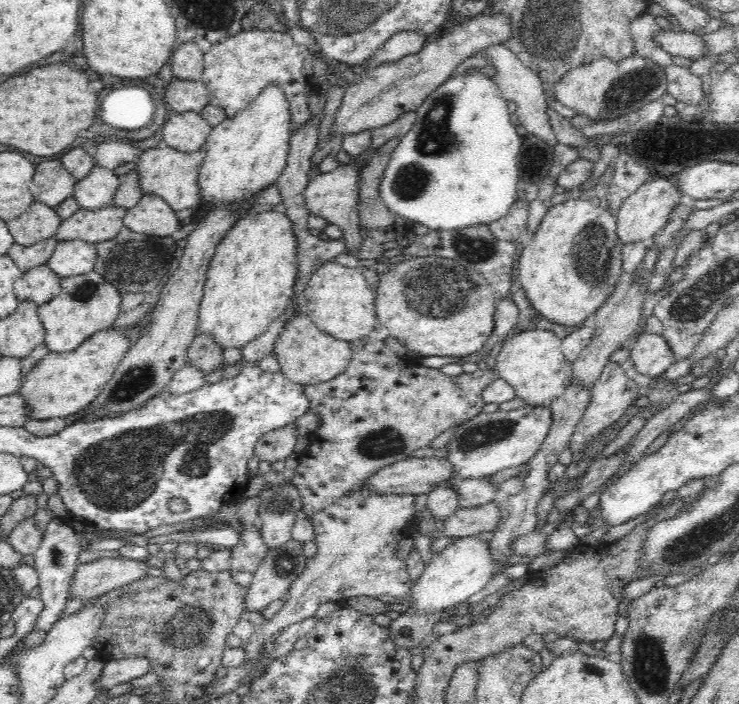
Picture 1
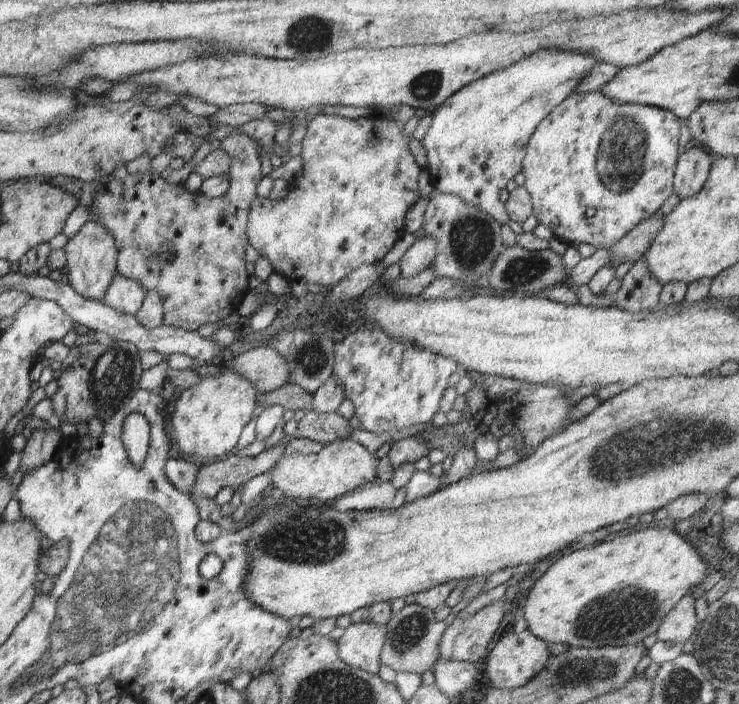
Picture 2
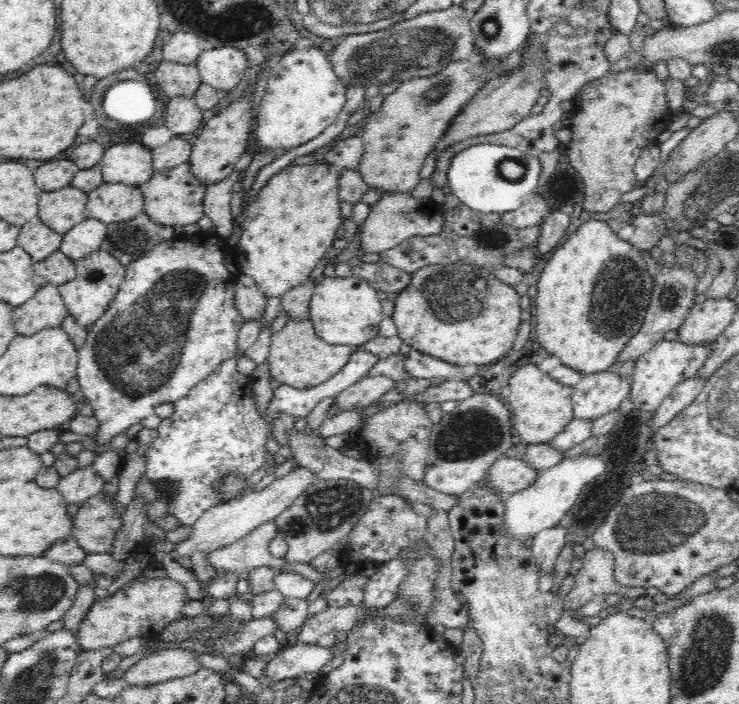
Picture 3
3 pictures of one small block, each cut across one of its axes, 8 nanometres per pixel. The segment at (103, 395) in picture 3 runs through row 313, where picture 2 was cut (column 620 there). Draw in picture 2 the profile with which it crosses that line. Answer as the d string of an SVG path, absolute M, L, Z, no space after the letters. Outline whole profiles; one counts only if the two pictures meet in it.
M599 91L586 94L572 93L540 122L534 134L532 134L528 150L526 150L521 172L525 176L524 186L531 196L533 215L538 222L550 228L554 237L556 236L555 238L568 245L590 244L594 248L604 249L618 244L637 224L654 216L662 208L662 204L674 193L673 178L679 158L680 121L672 112L660 107L656 108L642 104L620 104L616 100L610 100L608 96L604 96Z

